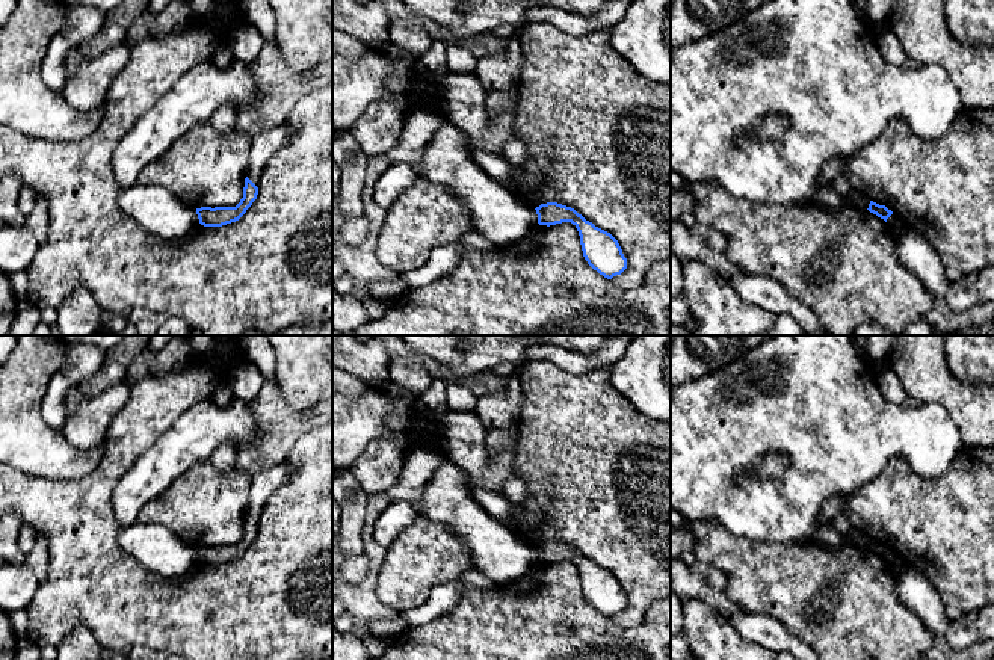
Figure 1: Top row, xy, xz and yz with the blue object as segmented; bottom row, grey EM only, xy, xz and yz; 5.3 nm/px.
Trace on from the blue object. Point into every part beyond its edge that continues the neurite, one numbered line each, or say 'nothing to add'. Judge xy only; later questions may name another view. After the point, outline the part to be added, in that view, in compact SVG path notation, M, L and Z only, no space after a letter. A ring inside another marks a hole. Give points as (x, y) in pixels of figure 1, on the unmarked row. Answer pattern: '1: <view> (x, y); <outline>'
1: xy (265, 484); M284 462L273 467L266 467L252 476L248 517L255 524L258 524L264 506L269 503L272 495L286 482L287 477L289 468Z

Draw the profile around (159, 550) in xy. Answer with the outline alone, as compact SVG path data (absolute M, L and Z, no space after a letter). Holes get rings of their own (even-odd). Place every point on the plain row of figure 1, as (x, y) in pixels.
M154 523L119 524L115 541L147 571L162 577L186 574L199 562L196 547Z

